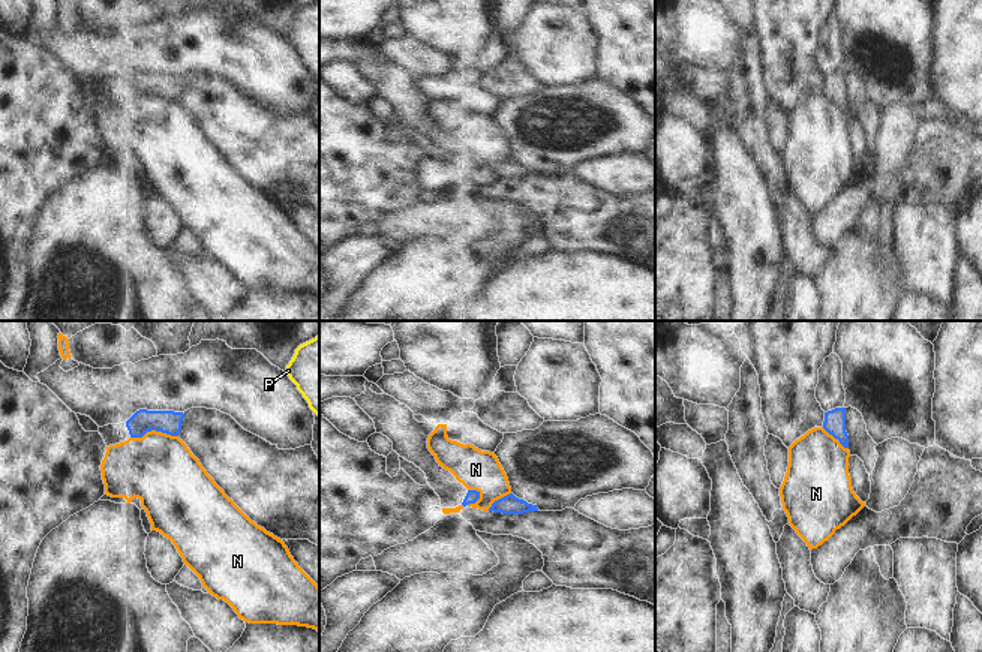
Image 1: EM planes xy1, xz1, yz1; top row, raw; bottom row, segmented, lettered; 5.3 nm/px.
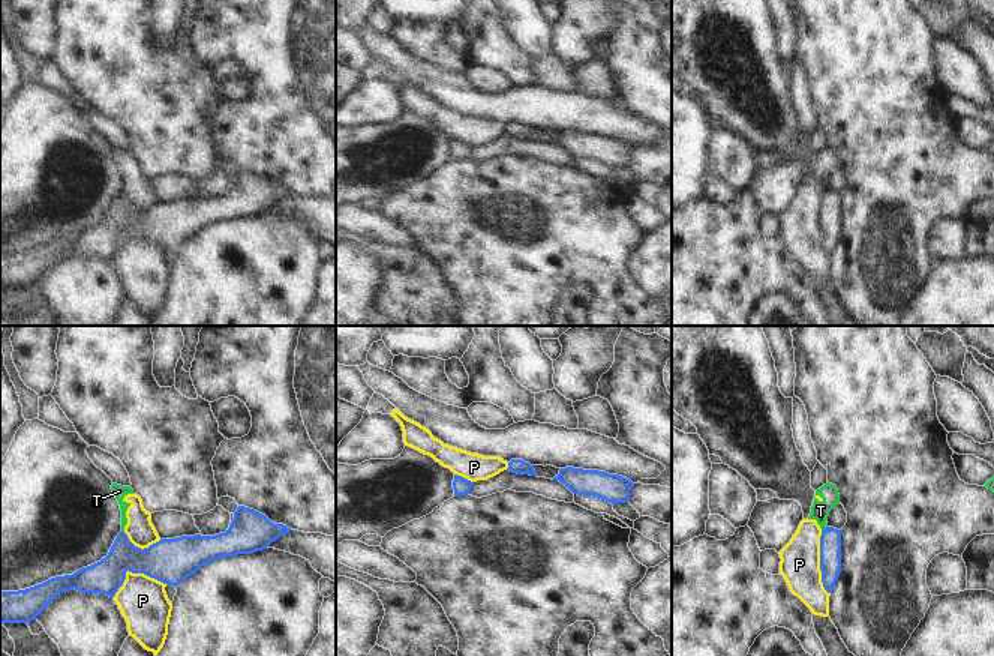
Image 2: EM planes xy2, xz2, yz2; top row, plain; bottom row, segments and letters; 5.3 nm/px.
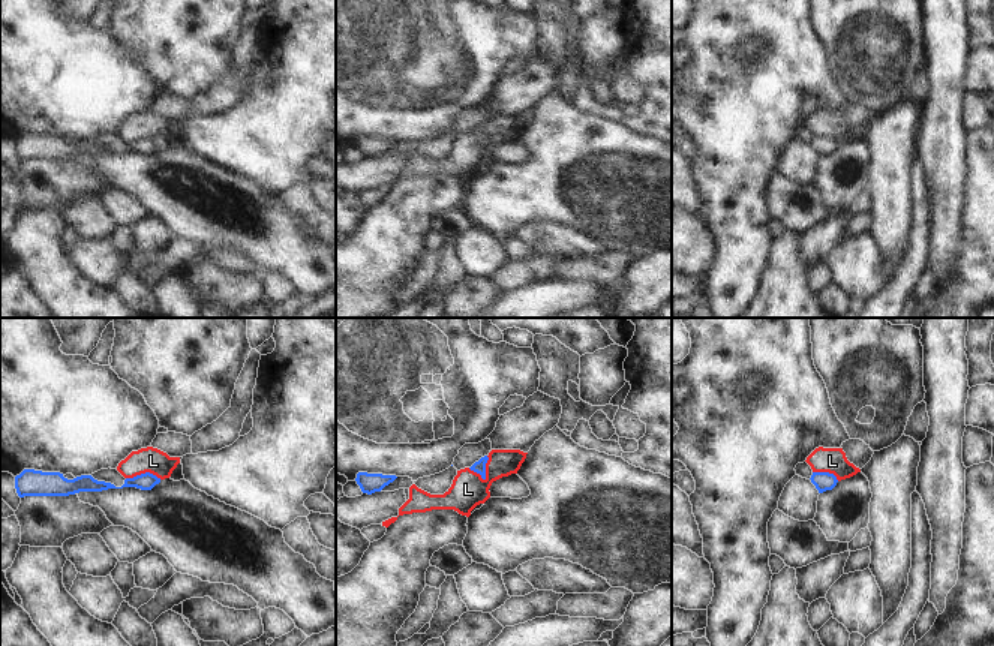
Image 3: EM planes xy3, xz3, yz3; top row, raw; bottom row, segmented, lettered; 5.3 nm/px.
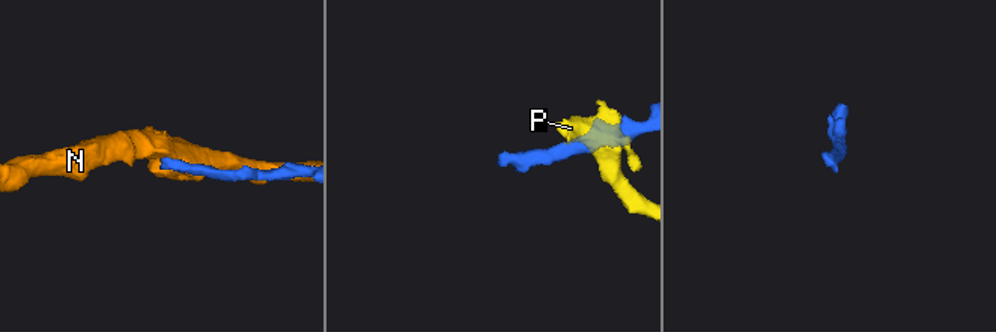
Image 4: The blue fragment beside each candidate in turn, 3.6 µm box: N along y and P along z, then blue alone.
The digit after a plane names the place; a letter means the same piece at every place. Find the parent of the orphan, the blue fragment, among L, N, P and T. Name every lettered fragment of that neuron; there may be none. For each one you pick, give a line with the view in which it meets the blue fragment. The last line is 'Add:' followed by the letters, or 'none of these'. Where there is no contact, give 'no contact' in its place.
Add: none of these

